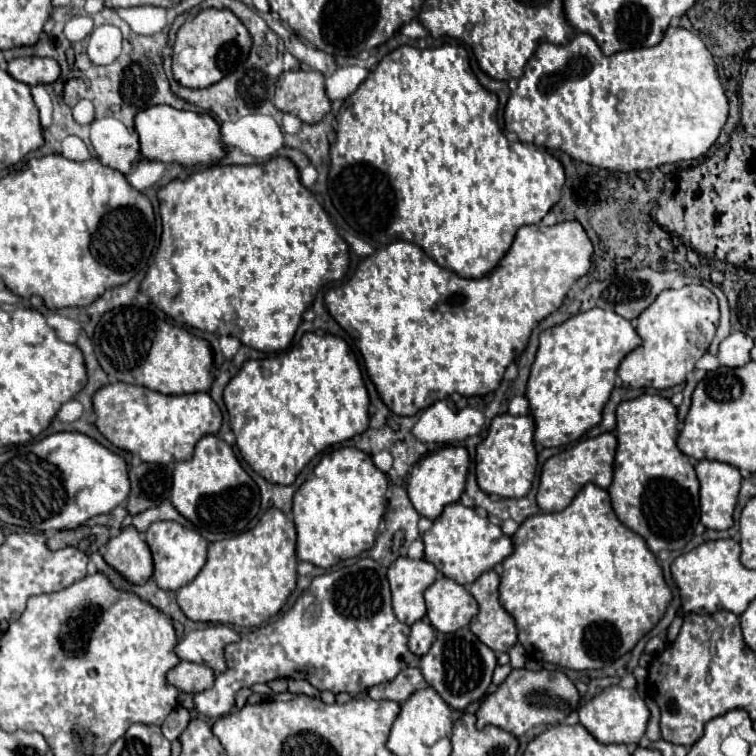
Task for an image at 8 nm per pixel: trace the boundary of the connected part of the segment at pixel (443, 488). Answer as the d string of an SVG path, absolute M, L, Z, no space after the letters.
M443 446L425 458L421 458L415 466L413 472L409 474L409 484L407 492L409 498L415 506L415 510L425 516L435 520L441 516L443 508L451 502L457 502L465 490L465 480L467 480L467 470L469 470L469 452L463 446Z

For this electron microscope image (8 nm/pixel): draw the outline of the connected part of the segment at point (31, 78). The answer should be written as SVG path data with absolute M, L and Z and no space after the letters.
M31 56L31 58L13 58L9 62L7 72L19 82L35 86L35 84L51 84L51 82L55 82L59 78L59 74L61 74L61 68L59 68L55 58Z

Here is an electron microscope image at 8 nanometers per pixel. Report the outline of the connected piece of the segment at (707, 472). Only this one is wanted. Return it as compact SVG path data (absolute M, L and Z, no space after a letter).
M701 460L695 470L701 482L701 524L711 530L731 528L741 488L739 470L731 464L711 460Z

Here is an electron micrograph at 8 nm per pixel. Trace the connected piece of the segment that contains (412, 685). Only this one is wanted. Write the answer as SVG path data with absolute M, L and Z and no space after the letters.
M405 668L399 672L399 676L395 680L373 686L369 690L369 696L373 700L393 700L393 702L401 704L423 684L425 684L425 680L423 680L423 674L419 668Z

